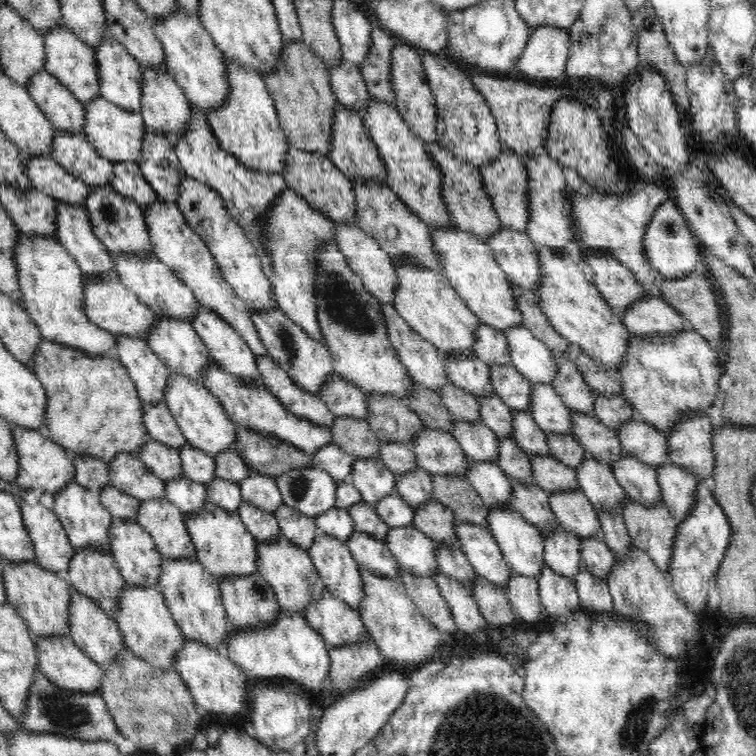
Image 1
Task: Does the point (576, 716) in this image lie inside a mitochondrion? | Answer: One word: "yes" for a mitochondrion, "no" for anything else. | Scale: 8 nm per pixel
no

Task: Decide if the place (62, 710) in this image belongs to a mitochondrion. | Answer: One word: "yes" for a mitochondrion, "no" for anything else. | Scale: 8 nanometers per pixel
yes

